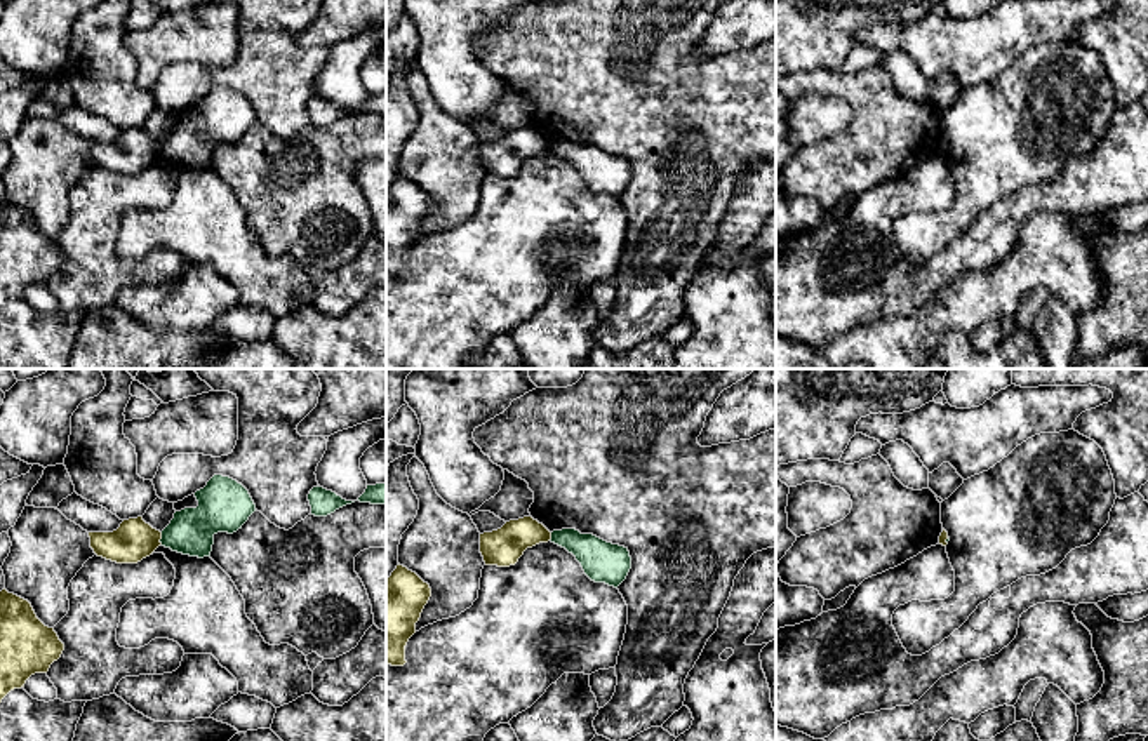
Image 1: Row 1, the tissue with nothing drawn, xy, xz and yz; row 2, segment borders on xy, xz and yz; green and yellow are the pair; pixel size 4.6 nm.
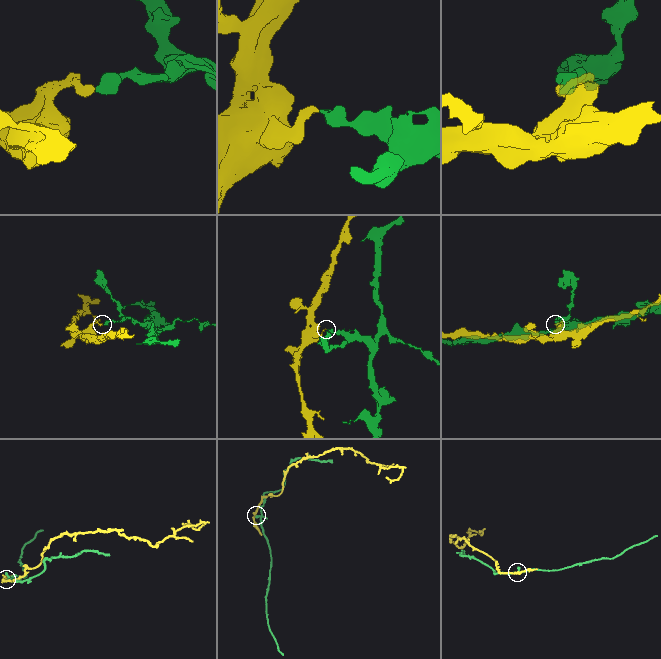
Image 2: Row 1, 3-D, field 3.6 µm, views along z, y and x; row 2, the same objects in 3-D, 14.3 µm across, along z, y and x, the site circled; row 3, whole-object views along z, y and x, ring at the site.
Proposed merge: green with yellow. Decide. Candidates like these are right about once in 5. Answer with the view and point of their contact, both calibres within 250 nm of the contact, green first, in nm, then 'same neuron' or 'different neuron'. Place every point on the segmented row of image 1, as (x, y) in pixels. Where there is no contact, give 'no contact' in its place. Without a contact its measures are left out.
meets green in xy at (162, 538); 220 nm thick on the green side, 190 nm on the other; different neuron

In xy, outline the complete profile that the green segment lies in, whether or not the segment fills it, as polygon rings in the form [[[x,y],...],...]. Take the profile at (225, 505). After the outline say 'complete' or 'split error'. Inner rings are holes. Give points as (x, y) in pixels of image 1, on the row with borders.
[[[214,475],[195,497],[198,506],[176,511],[162,531],[162,546],[190,557],[210,557],[214,536],[237,532],[256,511],[249,491],[223,475]]]; complete

